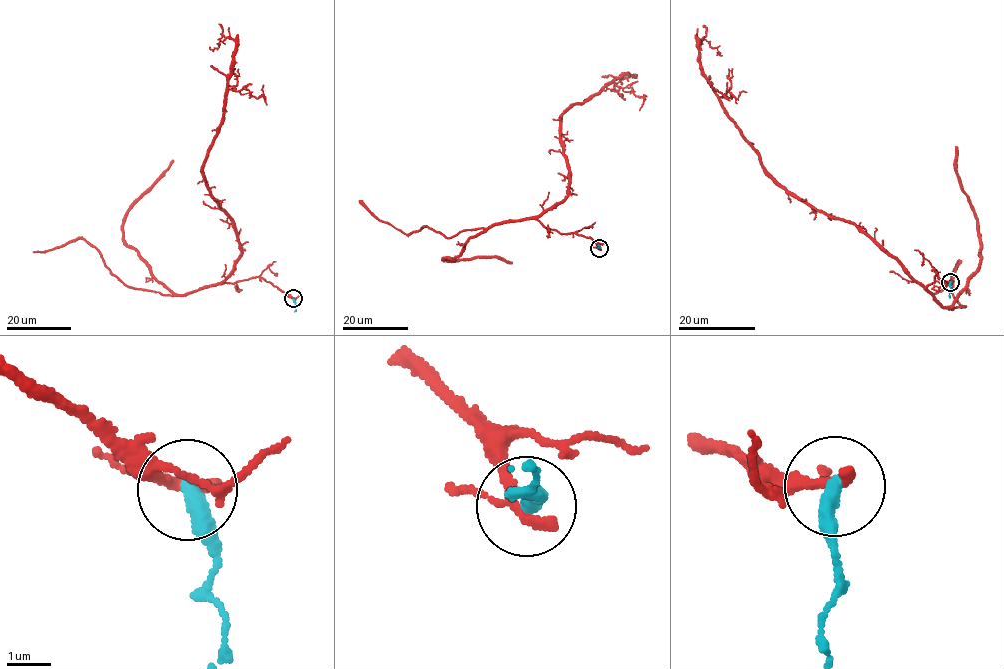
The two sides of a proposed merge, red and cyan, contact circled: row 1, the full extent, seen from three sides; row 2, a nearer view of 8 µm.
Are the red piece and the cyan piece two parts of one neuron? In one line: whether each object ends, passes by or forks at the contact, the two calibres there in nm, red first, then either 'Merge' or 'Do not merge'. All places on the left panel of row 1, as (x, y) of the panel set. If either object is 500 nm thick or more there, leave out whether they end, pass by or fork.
At the ring red passes by. At the ring cyan ends. Thickness 240 nm (red) against 400 nm. Do not merge

